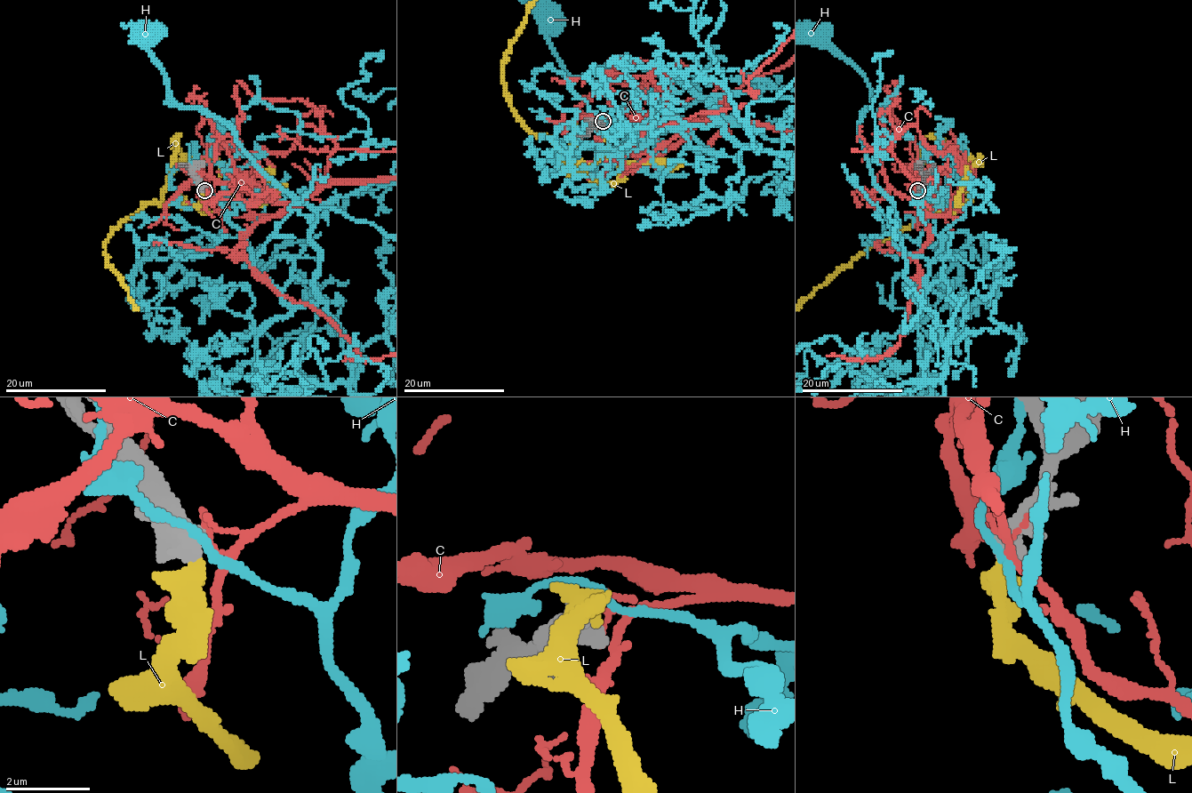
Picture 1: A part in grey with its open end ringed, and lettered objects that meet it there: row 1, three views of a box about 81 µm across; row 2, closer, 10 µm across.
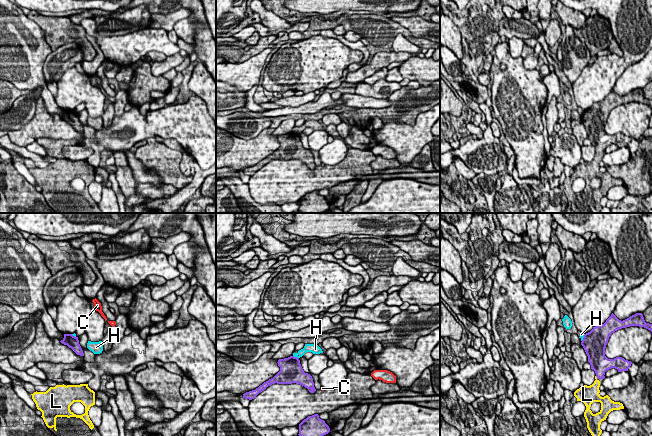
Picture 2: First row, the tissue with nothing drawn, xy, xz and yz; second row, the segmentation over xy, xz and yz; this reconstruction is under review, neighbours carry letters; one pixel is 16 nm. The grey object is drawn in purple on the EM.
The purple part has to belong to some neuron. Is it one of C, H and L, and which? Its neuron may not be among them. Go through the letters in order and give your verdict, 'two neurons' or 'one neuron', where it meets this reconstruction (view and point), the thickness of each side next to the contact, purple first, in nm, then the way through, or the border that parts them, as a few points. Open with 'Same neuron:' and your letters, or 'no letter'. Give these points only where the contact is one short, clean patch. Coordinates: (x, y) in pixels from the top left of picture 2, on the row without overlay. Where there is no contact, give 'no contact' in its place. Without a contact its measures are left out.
Same neuron: L
C: two neurons; no contact
H: two neurons; contact xz (296, 133); calibres 380 and 130 nm
L: one neuron; contact yz (596, 152); calibres 300 and 220 nm; way yz (599, 138), (596, 152), (596, 161), (592, 167)

